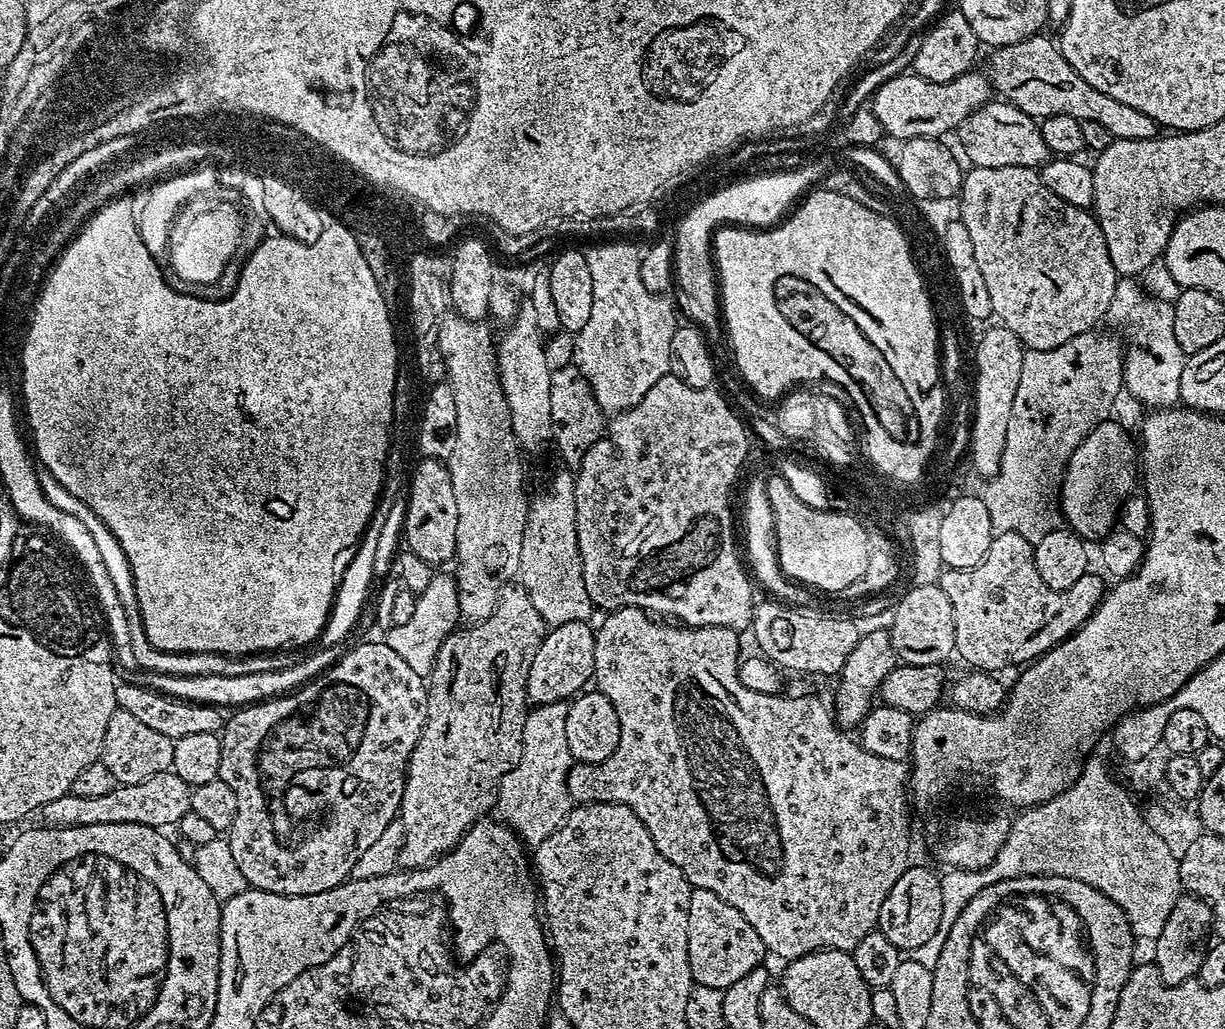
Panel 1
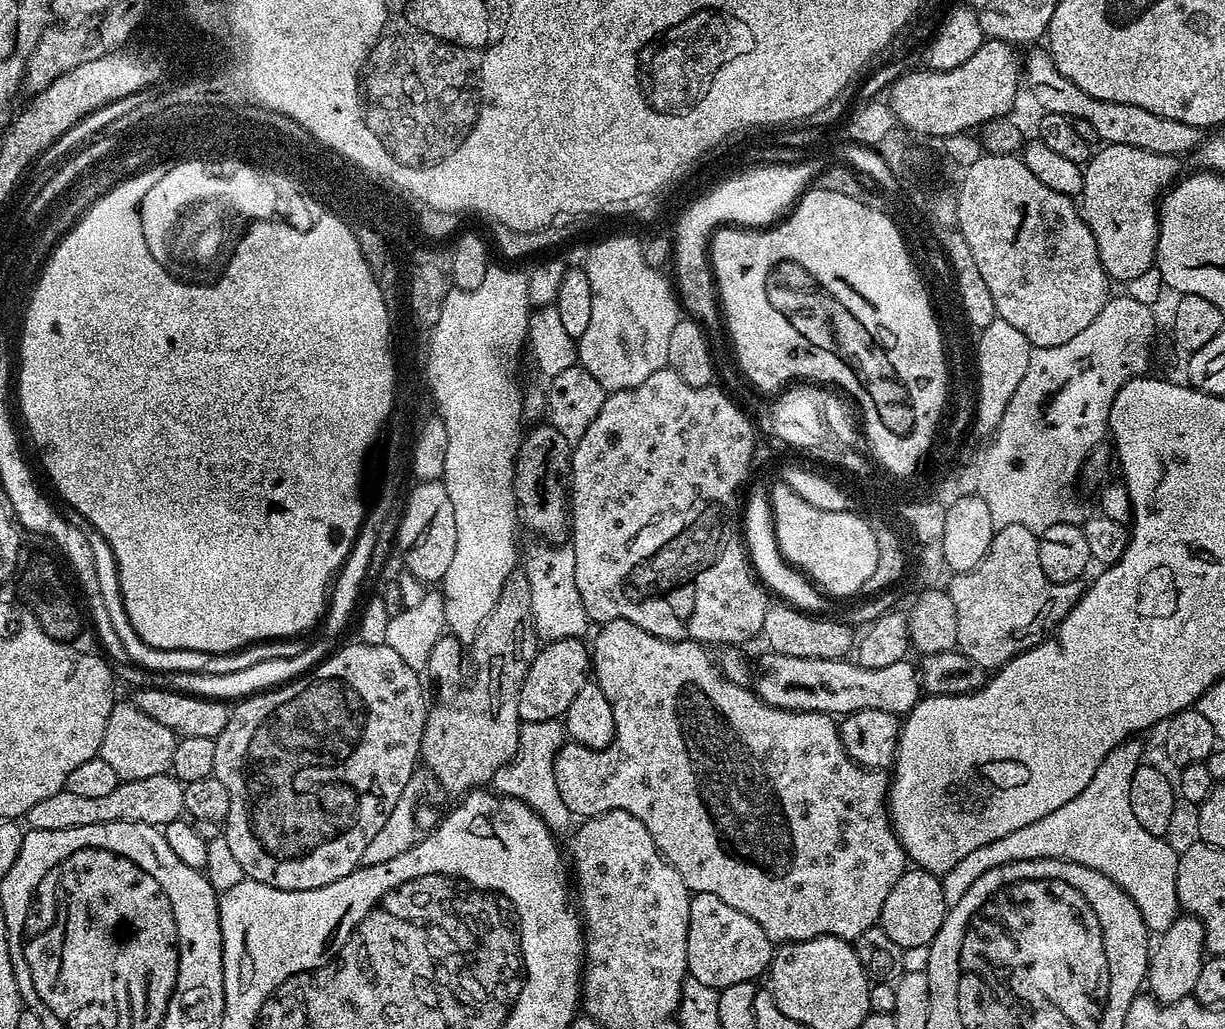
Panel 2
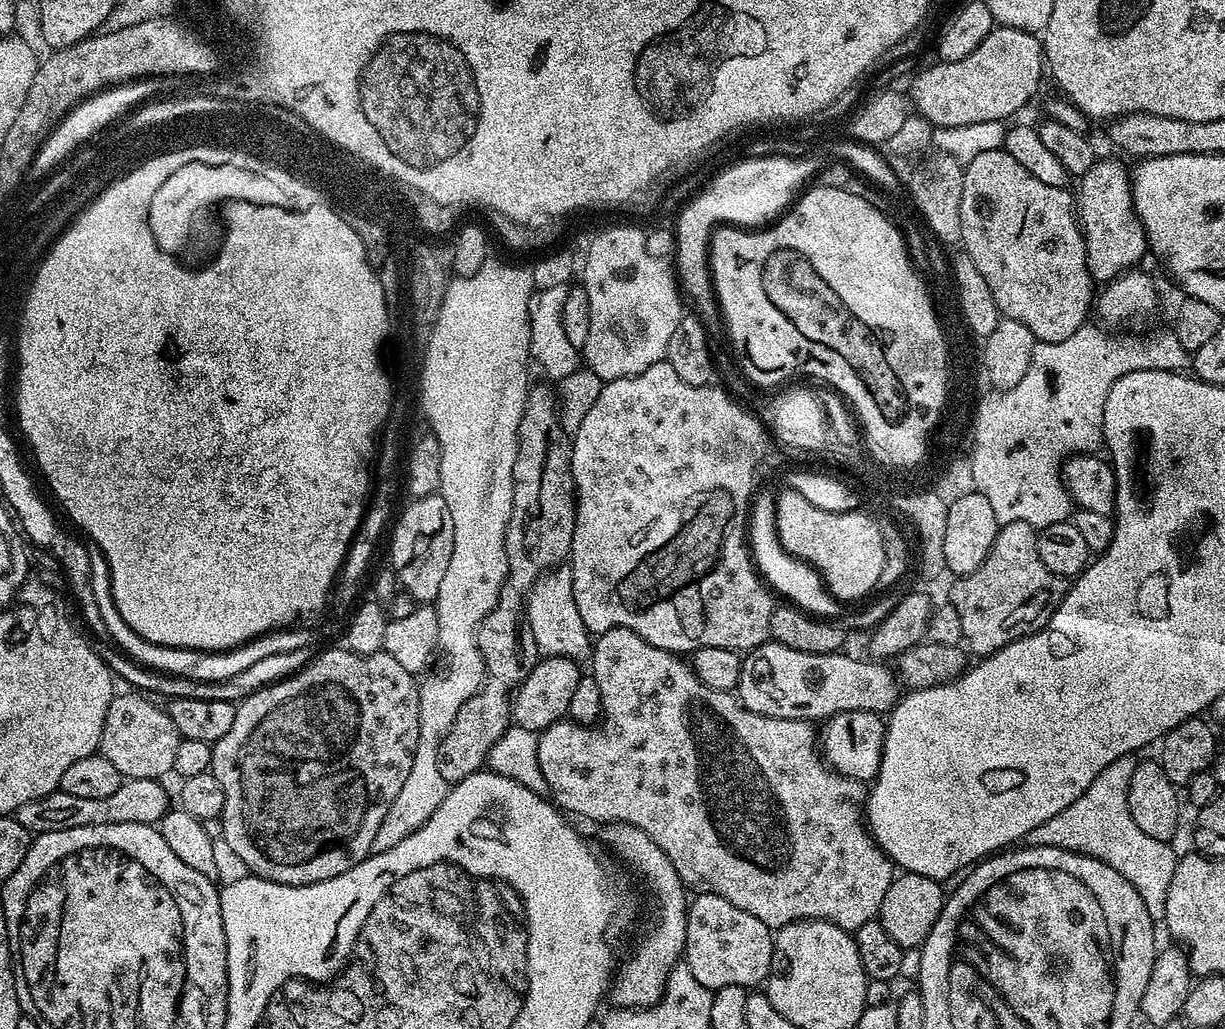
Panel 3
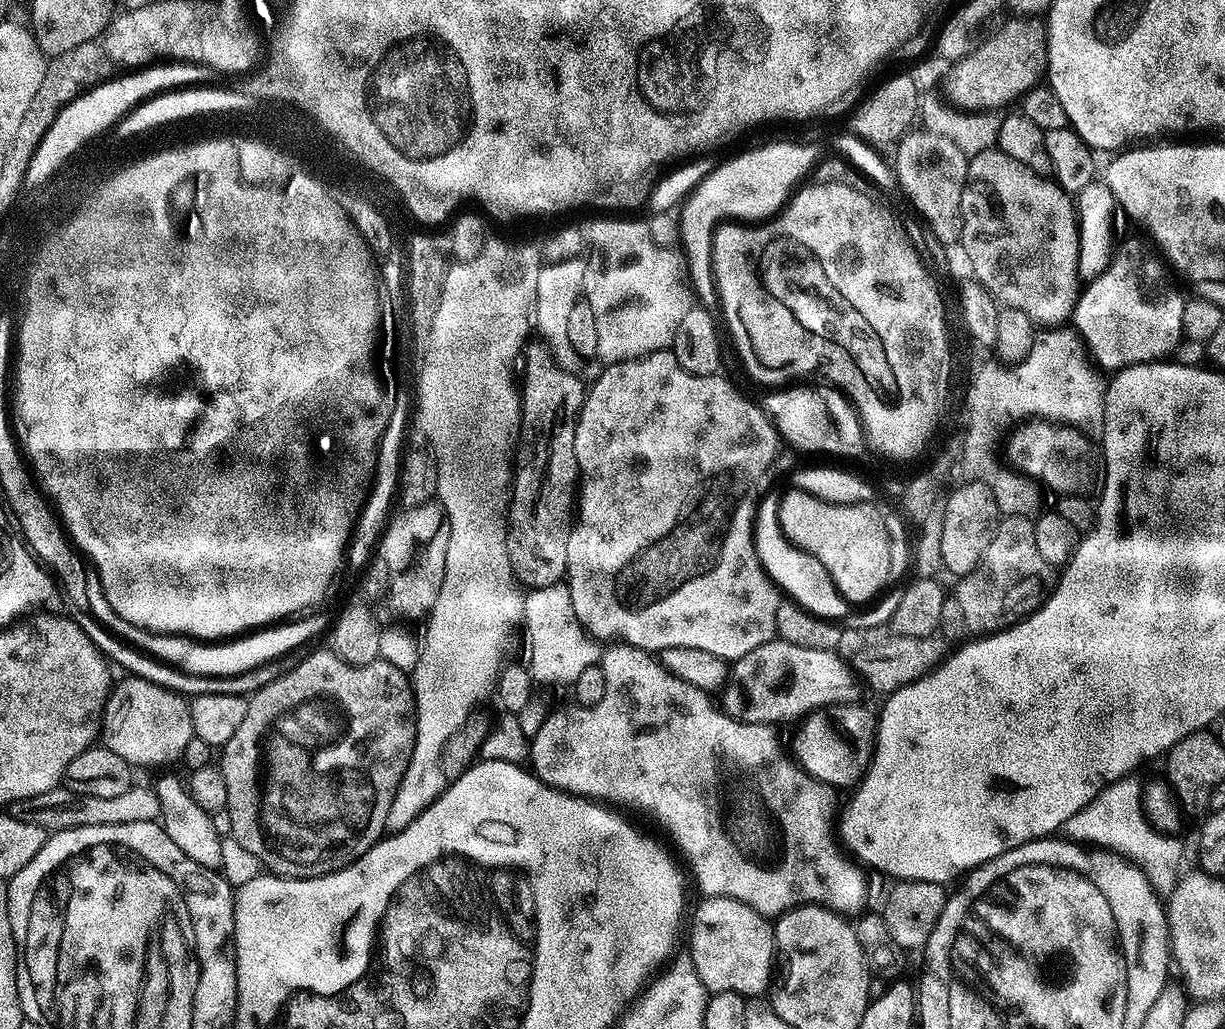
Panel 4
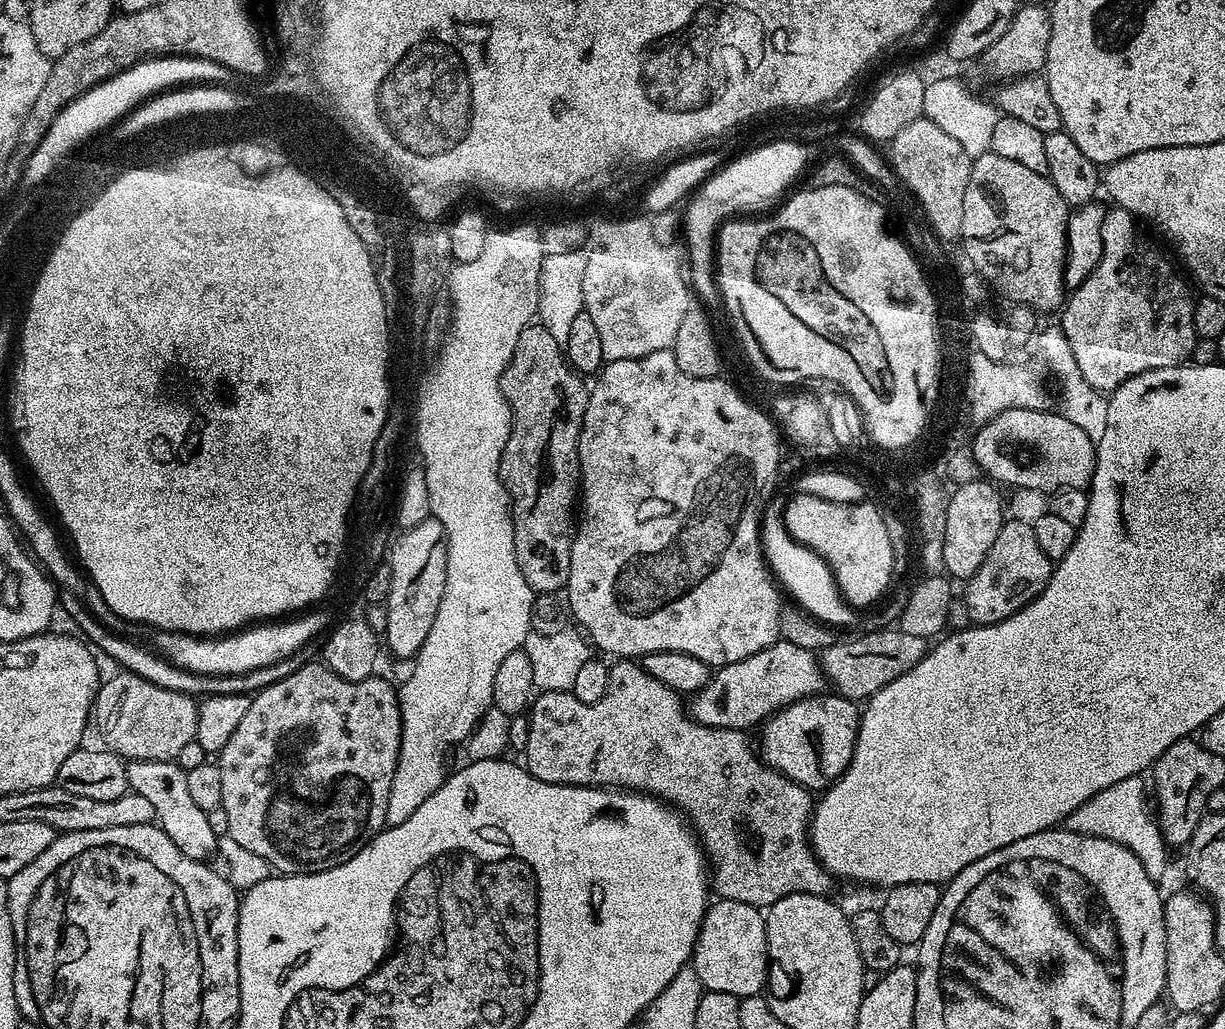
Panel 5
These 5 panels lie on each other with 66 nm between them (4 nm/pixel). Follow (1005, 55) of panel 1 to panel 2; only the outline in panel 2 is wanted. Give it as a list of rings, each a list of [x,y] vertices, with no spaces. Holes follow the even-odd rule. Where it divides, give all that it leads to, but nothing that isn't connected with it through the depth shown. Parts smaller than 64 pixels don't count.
[[[1047,51],[1032,52],[1022,64],[1022,72],[1030,83],[1036,87],[1036,96],[1040,99],[1044,112],[1053,112],[1063,116],[1071,116],[1073,120],[1085,120],[1094,126],[1097,141],[1104,144],[1121,144],[1134,146],[1142,150],[1150,150],[1159,156],[1183,157],[1183,152],[1195,153],[1202,144],[1201,129],[1186,126],[1186,122],[1174,122],[1174,118],[1162,118],[1158,114],[1150,114],[1150,110],[1142,110],[1142,106],[1130,106],[1126,102],[1106,102],[1086,94],[1058,66]]]

